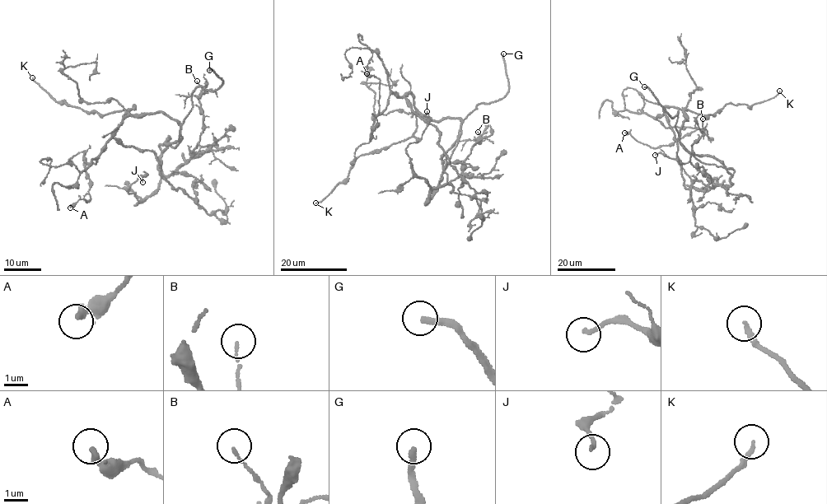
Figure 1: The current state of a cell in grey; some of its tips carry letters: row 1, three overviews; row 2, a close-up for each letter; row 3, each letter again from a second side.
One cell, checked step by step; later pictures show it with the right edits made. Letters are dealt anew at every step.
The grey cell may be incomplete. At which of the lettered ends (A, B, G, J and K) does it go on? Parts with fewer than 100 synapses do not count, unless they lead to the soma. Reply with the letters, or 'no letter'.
G

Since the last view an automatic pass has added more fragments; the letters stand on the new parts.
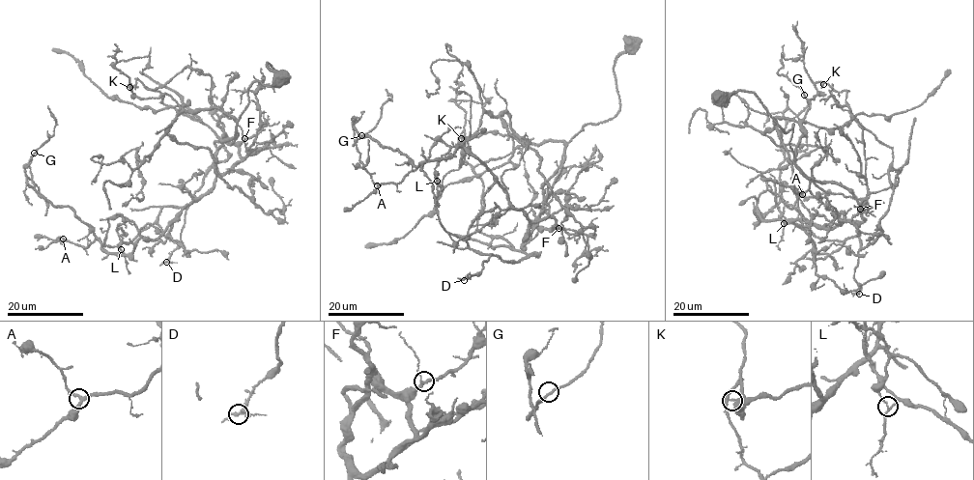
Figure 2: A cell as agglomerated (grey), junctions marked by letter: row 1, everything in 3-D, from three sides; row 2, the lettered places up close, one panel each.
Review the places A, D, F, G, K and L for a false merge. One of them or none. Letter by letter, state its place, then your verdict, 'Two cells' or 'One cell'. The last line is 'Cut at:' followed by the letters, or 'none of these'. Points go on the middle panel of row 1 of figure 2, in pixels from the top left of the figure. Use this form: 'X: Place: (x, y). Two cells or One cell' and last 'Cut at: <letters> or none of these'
A: Place: (377, 185). One cell
D: Place: (464, 280). One cell
F: Place: (558, 228). One cell
G: Place: (361, 135). One cell
K: Place: (461, 138). One cell
L: Place: (437, 181). Two cells
Cut at: L

